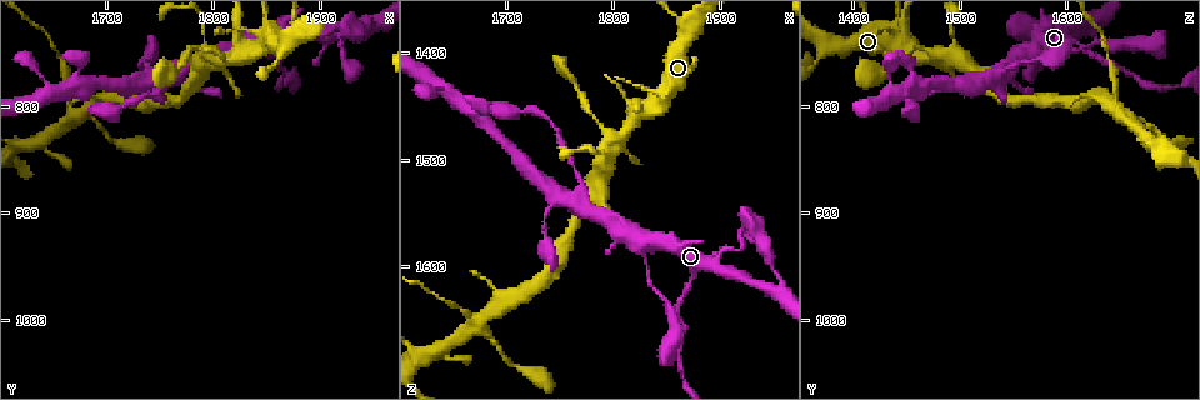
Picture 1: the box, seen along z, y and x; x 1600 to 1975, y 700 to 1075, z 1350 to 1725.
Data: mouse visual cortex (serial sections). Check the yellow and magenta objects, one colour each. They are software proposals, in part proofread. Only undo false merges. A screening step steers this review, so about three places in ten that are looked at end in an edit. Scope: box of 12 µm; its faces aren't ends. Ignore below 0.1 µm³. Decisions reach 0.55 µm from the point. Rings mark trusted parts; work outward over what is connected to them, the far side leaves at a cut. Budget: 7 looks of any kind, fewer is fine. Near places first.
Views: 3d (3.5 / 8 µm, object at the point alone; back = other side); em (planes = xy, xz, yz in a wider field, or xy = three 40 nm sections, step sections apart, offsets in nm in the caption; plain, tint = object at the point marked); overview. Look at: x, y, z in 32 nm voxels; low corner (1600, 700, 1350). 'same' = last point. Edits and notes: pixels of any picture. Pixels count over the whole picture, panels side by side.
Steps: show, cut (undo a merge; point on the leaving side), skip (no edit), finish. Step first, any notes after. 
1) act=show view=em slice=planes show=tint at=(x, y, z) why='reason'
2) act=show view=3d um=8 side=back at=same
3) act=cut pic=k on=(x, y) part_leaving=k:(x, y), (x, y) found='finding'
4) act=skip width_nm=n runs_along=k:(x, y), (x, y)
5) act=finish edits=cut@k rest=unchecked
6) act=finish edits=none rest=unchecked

act=show view=3d um=3.5 at=(1788, 748, 1464) why='sudden change in width'

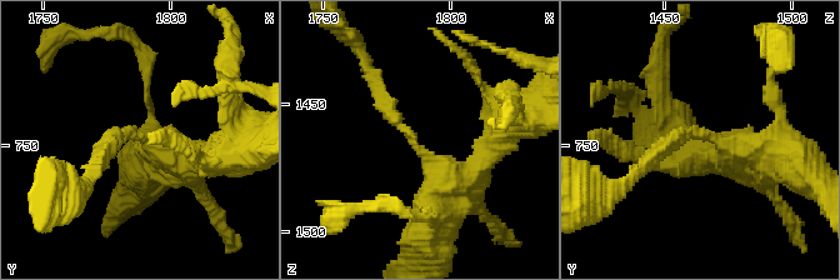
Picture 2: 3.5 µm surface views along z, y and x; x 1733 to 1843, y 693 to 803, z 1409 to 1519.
act=show view=em slice=xy step=5 show=tint at=(1786, 746, 1465) arm_widths_nm=200,400

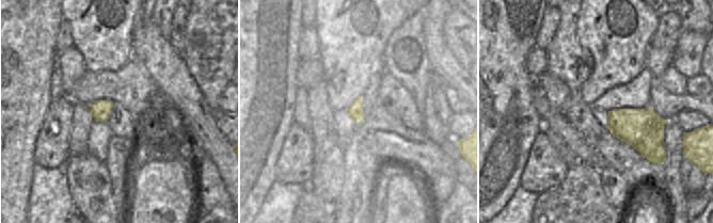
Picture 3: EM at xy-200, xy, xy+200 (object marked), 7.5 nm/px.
act=skip runs_along=2:(474, 173), (428, 160), (374, 83) found='one cell here'

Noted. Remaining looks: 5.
act=show view=3d um=3.5 at=(1828, 744, 1584) why='two arms in line, one across'

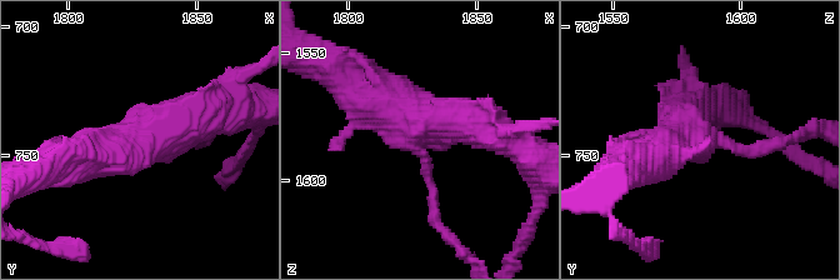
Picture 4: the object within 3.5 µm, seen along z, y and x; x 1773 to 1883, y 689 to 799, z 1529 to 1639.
act=show view=em slice=planes show=tint at=(1828, 746, 1584) why='need the tissue'

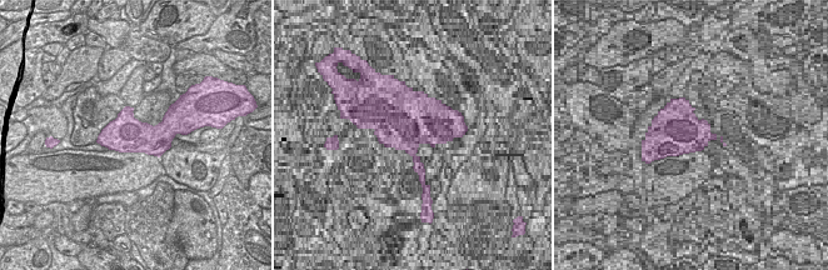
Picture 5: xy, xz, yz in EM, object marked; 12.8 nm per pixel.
act=show view=em slice=xy step=1 show=tint at=same why='another direction'

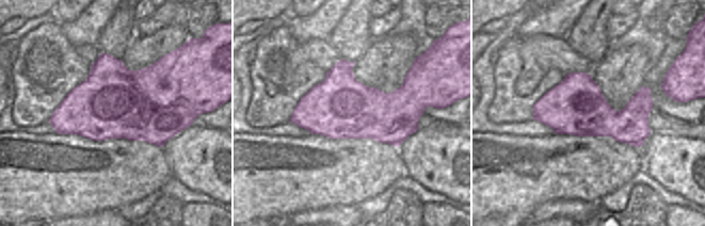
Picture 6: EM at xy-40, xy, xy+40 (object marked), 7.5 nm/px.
act=skip runs_along=4:(210, 109), (145, 140), (69, 163) found='all the same cell'

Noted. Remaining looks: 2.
act=show view=3d um=3.5 at=(1770, 770, 1532) why='four or more arms meet'

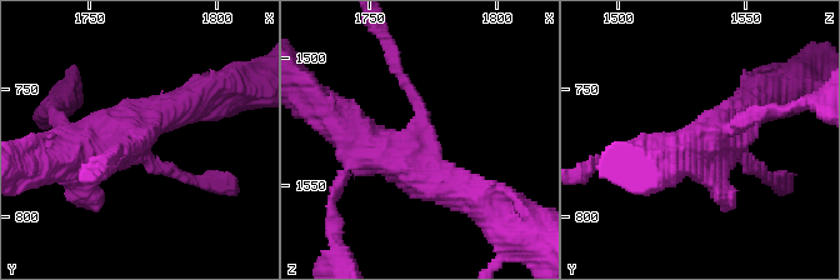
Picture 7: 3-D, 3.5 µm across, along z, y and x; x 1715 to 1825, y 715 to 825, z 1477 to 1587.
act=show view=em slice=xy step=1 show=tint at=(1769, 769, 1531)

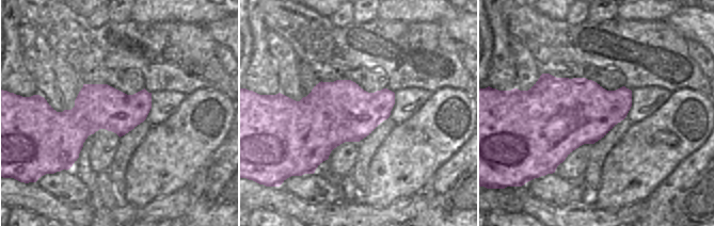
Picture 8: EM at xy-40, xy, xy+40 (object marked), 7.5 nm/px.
act=skip runs_along=7:(466, 190), (431, 181), (331, 116) found='all the same cell'

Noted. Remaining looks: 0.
act=finish edits=none rest=unchecked

